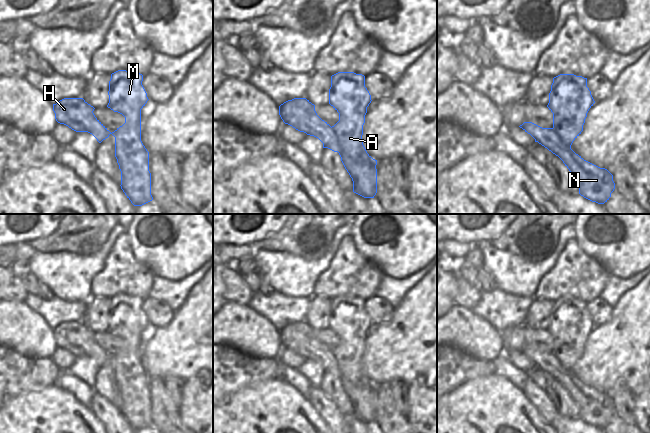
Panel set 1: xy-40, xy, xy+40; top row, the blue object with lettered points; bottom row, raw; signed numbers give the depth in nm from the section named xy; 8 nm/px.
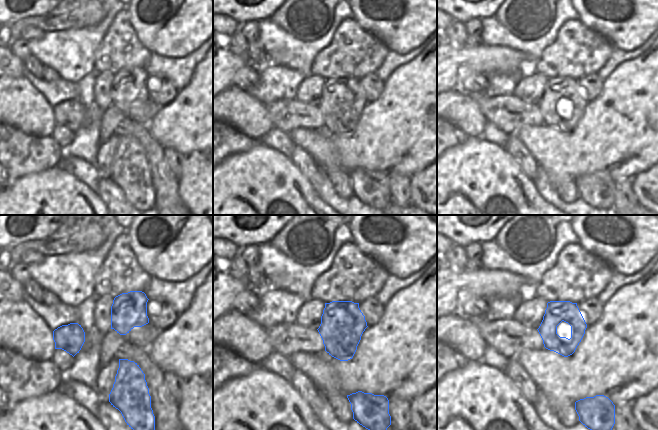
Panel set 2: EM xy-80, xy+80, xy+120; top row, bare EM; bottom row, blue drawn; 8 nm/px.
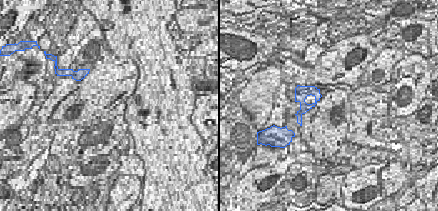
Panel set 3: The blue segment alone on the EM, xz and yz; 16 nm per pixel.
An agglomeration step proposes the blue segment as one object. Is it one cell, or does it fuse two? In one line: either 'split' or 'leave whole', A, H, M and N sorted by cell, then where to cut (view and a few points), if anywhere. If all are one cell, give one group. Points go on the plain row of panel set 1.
split; A M / H N; cut in xy along (331, 351), (344, 377), (358, 385), (373, 386)

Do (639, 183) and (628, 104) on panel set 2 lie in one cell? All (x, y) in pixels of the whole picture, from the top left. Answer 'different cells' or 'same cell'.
different cells

